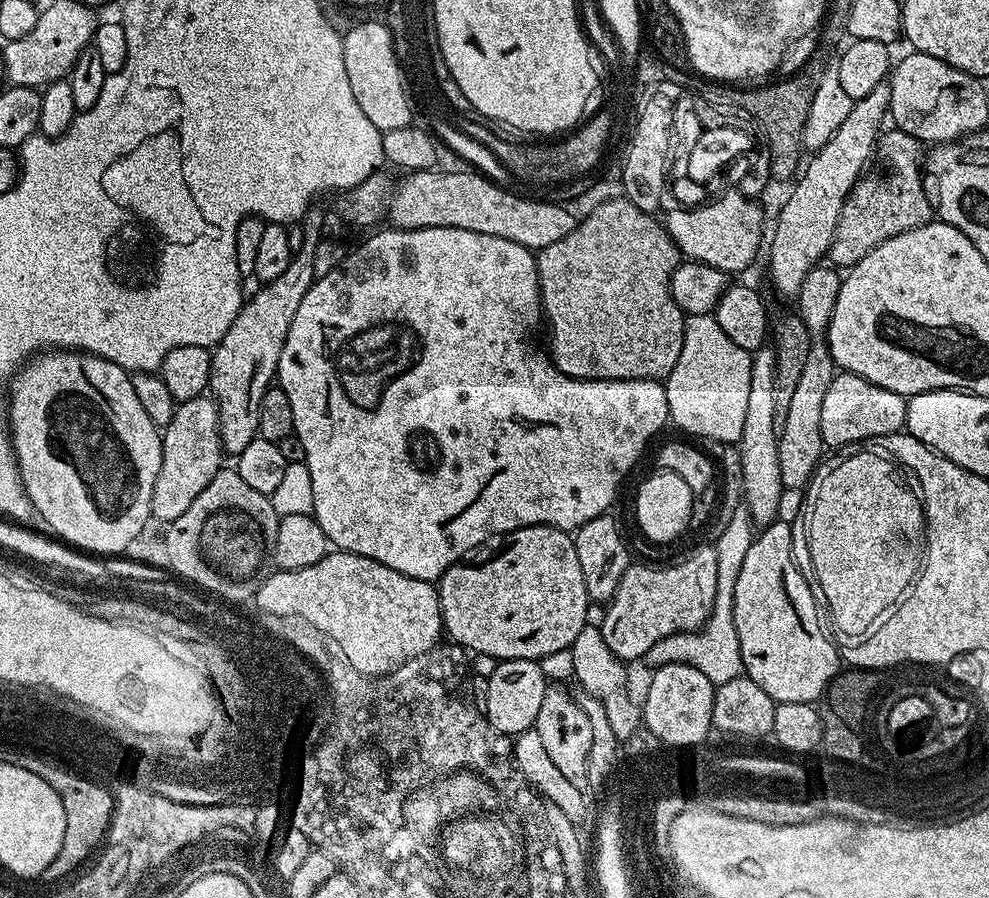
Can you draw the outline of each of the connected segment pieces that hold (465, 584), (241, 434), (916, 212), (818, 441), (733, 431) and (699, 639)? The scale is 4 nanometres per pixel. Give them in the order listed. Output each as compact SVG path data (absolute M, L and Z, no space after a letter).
M535 524L520 528L517 532L507 533L508 545L501 550L497 556L492 556L489 560L484 560L481 564L468 564L461 562L451 564L444 575L438 581L438 591L440 594L440 617L444 619L443 631L453 636L455 643L469 653L490 654L497 662L501 660L534 660L543 661L543 656L556 656L559 652L567 653L572 647L574 638L578 638L580 631L589 623L588 607L590 601L586 590L586 578L582 574L582 562L578 562L578 550L575 539L561 528L552 528L549 524Z
M313 206L304 213L302 227L306 234L306 242L302 245L302 250L298 250L292 257L291 262L286 266L278 278L265 283L261 292L256 292L247 297L244 307L241 308L238 318L226 330L226 334L211 349L212 369L210 370L211 399L216 401L216 409L220 415L220 442L225 453L238 454L250 446L252 440L258 436L258 406L262 406L262 394L266 394L268 388L273 387L276 380L276 367L282 358L282 346L286 346L286 334L290 334L290 322L294 322L294 314L298 314L298 305L302 298L310 290L310 286L316 283L314 274L314 254L316 242L321 239L320 227L324 224L324 216Z
M892 126L883 133L878 144L878 152L879 155L884 155L884 160L892 173L885 180L865 175L853 184L840 215L840 226L836 230L836 237L828 248L827 259L837 269L851 268L859 260L866 258L866 254L870 254L870 250L874 250L882 242L906 230L914 230L933 219L932 204L924 193L922 142L900 128Z
M824 267L812 268L810 274L802 278L800 293L794 298L794 304L800 307L797 308L798 315L802 318L806 330L812 333L812 341L810 354L806 354L806 366L802 366L798 387L794 389L794 398L790 398L786 426L778 434L780 437L778 466L782 470L782 482L785 489L803 489L808 481L813 479L820 455L826 452L826 445L822 438L822 401L826 398L826 390L830 390L830 382L834 382L838 369L828 349L825 333L828 331L828 322L834 312L834 302L838 300L842 276L835 267Z
M715 315L688 316L684 322L682 338L682 354L678 354L678 362L674 362L674 370L666 378L666 398L668 399L668 415L671 423L677 424L689 437L705 436L732 446L742 438L742 426L746 422L746 402L750 395L750 370L752 356L738 346L718 326Z
M718 606L713 609L713 614L710 615L709 620L702 629L695 632L680 632L678 635L672 635L670 638L664 638L660 642L656 642L654 646L647 651L644 657L645 663L649 663L652 668L657 668L662 665L670 664L688 664L701 670L706 678L711 680L714 686L719 686L730 682L731 679L736 678L745 673L744 663L742 662L741 647L738 646L738 634L736 627L732 620L732 610L728 606Z

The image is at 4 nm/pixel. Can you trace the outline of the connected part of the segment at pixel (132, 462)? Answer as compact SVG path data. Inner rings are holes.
M44 350L39 354L33 355L31 359L25 363L24 367L12 377L10 381L10 387L6 397L6 403L8 403L8 409L6 409L6 415L8 418L8 431L10 433L10 439L12 442L12 451L16 453L16 471L20 473L20 480L24 483L24 492L30 498L35 515L41 516L50 527L53 528L55 535L59 537L64 544L71 546L76 550L83 550L88 554L97 554L96 552L110 552L106 554L120 554L127 544L132 544L140 536L140 531L143 530L147 524L150 524L150 517L152 515L152 507L150 506L150 498L154 494L154 478L158 478L158 470L162 466L162 432L159 427L156 426L154 421L150 420L150 415L146 414L145 407L138 402L137 395L134 394L134 387L131 386L132 377L129 373L124 371L122 366L118 366L114 362L109 360L103 360L100 356L91 356L89 352L78 352L75 350Z

